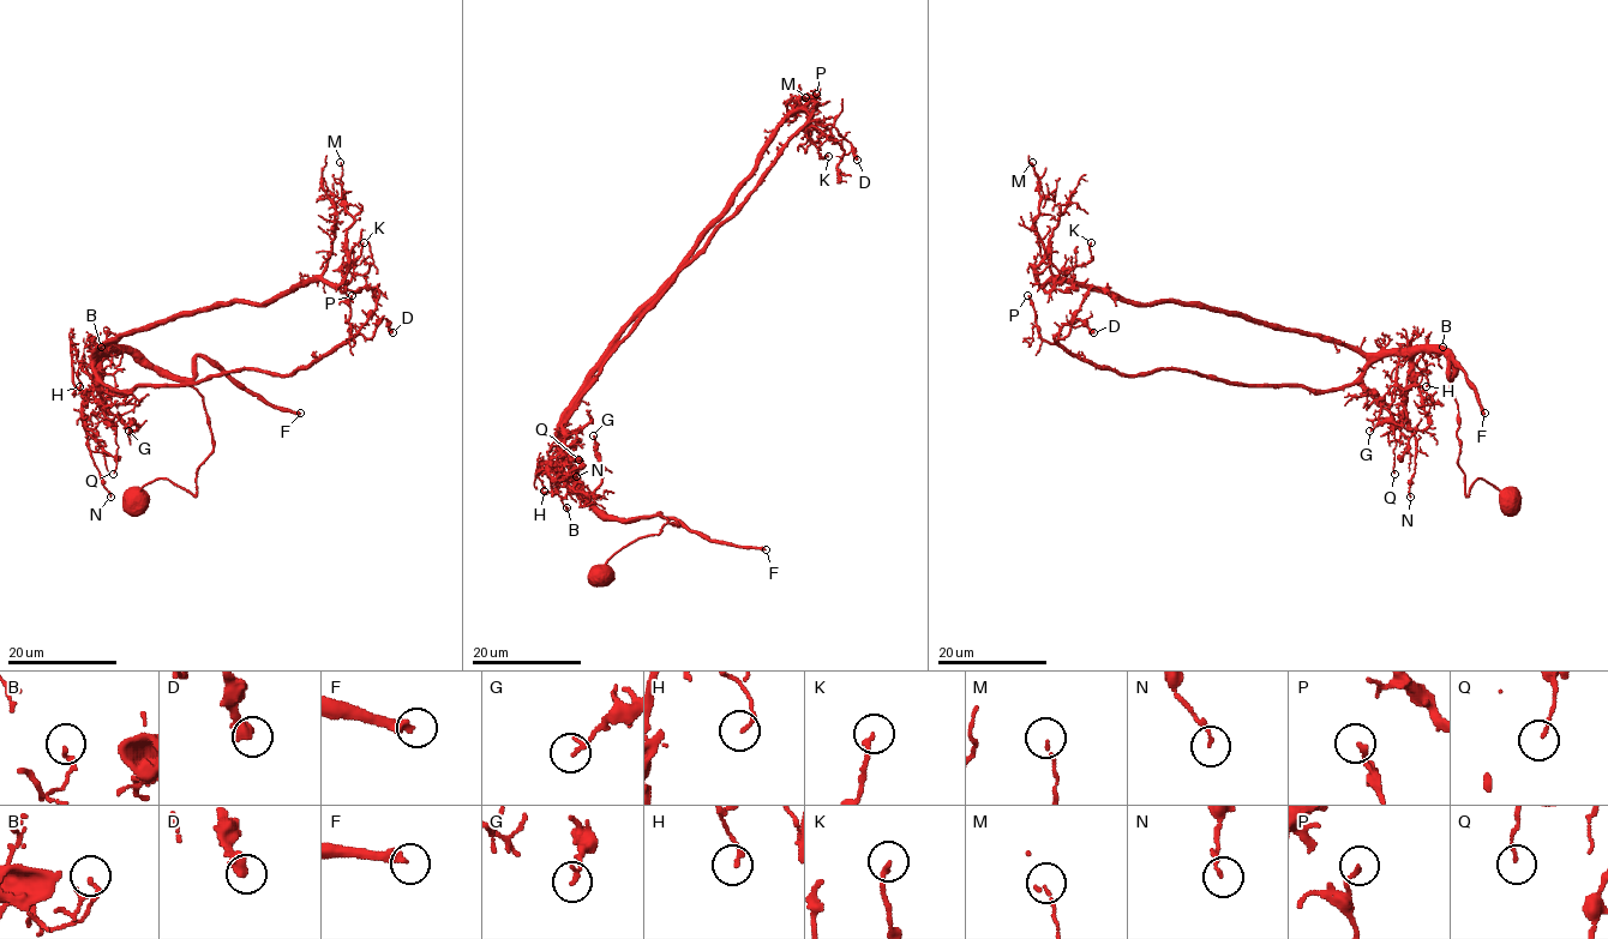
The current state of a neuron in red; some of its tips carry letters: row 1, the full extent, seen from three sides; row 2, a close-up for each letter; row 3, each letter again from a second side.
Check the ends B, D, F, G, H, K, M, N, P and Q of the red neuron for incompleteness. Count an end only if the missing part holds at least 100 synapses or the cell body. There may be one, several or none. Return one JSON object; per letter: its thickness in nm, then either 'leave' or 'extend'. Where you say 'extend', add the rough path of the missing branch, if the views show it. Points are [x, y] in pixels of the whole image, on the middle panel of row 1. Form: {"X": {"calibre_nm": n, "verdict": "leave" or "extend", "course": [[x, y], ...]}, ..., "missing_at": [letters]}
{"B": {"calibre_nm": 160, "verdict": "leave"}, "D": {"calibre_nm": 480, "verdict": "leave"}, "F": {"calibre_nm": 320, "verdict": "extend"}, "G": {"calibre_nm": 170, "verdict": "leave"}, "H": {"calibre_nm": 160, "verdict": "leave"}, "K": {"calibre_nm": 180, "verdict": "leave"}, "M": {"calibre_nm": 90, "verdict": "leave"}, "N": {"calibre_nm": 130, "verdict": "leave"}, "P": {"calibre_nm": 150, "verdict": "leave"}, "Q": {"calibre_nm": 110, "verdict": "leave"}, "missing_at": ["F"]}

